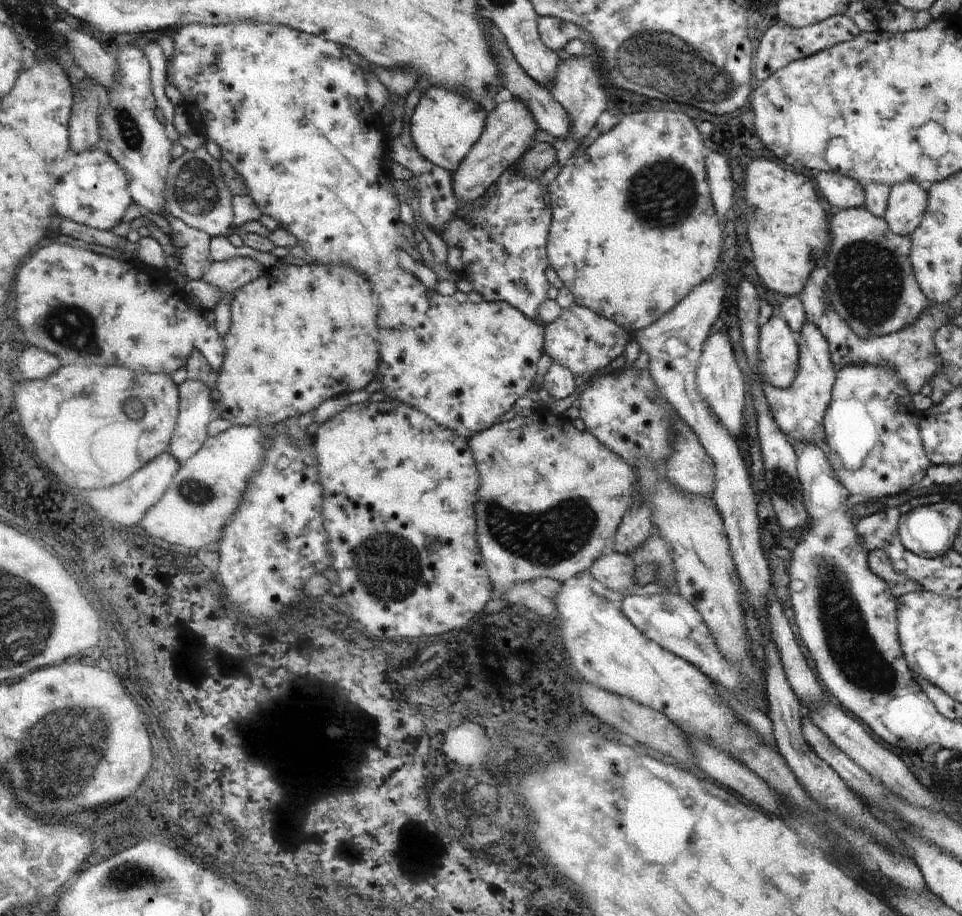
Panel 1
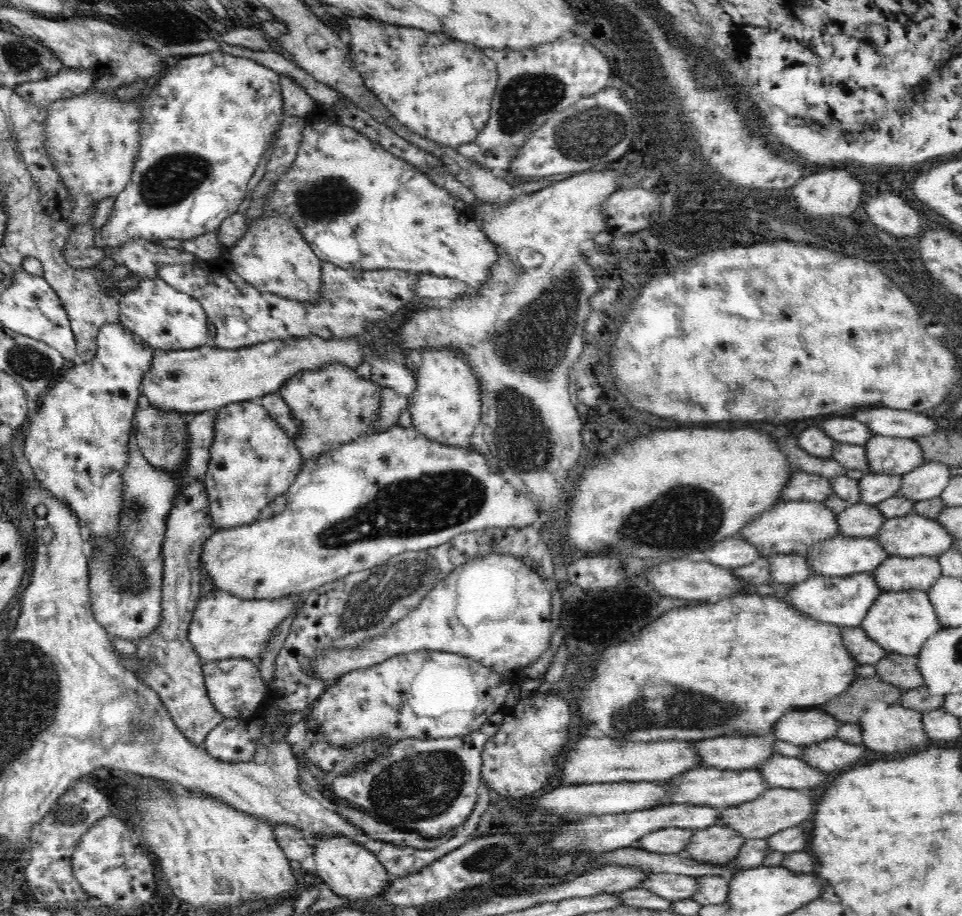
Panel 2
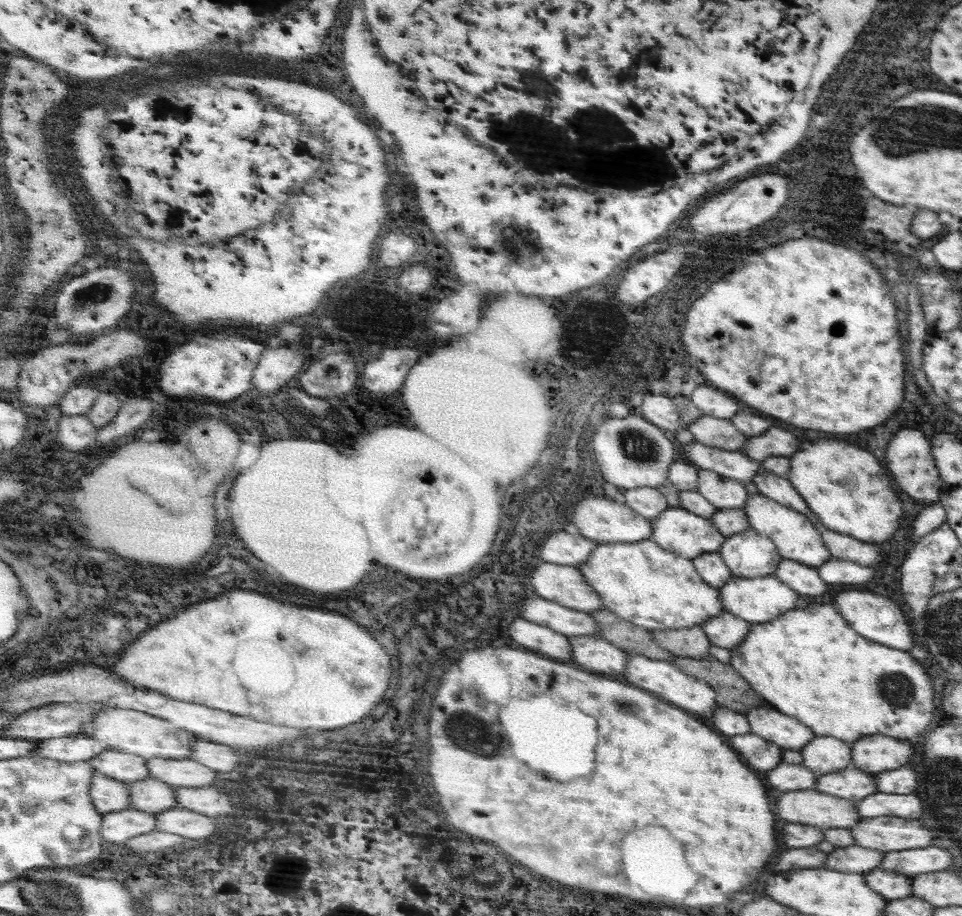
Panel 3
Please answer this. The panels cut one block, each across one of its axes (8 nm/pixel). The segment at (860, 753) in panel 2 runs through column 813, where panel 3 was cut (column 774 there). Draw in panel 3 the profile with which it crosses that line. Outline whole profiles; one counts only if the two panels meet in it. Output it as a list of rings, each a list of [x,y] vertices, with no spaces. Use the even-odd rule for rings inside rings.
[[[739,734],[739,736],[729,736],[727,740],[729,746],[735,750],[735,754],[751,770],[769,772],[781,762],[781,748],[775,744],[767,744],[767,740],[763,740],[761,736]]]

